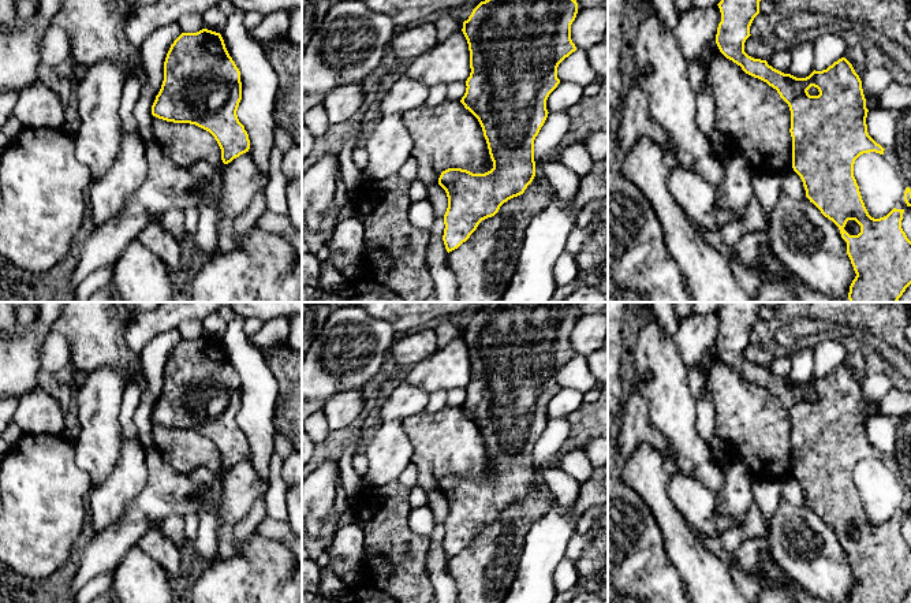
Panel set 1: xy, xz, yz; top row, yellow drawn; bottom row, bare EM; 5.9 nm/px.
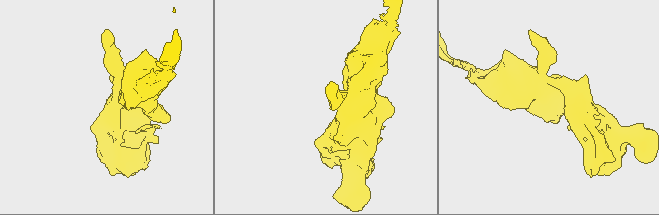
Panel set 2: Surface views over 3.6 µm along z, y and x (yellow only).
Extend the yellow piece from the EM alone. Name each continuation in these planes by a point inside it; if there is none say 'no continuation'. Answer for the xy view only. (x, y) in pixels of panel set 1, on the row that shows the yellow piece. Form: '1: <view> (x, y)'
no continuation

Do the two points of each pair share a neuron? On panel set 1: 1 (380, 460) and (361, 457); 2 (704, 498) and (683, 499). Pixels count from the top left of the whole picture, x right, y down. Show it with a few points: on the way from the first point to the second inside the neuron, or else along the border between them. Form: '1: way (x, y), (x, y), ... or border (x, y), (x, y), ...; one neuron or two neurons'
1: border (365, 451), (368, 472), (363, 477); two neurons
2: way (698, 499), (689, 499); one neuron

